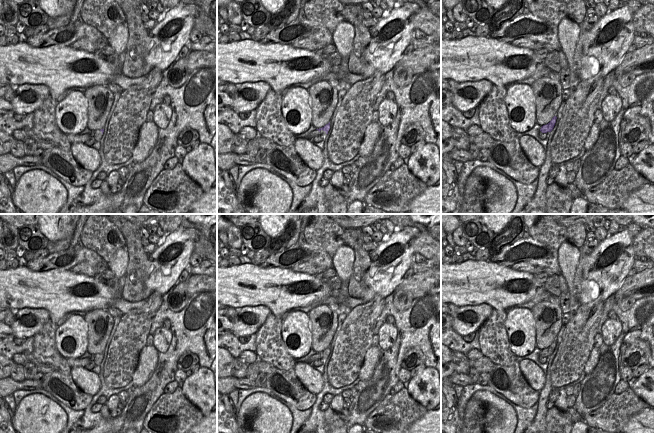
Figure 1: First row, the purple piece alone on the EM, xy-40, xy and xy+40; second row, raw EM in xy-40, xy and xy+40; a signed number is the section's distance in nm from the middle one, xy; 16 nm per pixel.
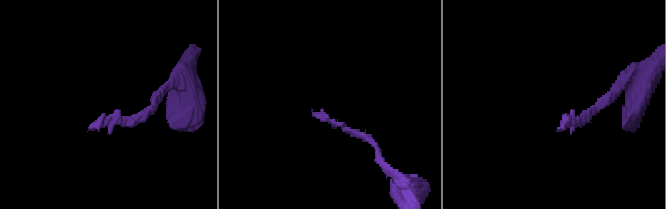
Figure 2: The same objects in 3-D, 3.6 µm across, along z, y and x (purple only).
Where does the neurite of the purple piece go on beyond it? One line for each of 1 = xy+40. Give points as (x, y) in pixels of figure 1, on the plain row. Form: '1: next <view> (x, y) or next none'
1: next none

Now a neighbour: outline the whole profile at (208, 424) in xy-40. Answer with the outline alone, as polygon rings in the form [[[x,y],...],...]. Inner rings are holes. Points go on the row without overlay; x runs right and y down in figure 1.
[[[217,410],[203,417],[200,423],[191,428],[190,433],[217,433]]]

